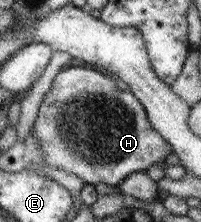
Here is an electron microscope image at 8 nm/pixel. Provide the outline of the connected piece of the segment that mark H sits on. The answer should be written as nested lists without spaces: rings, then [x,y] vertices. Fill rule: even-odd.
[[[73,66],[61,70],[54,78],[52,86],[43,98],[36,122],[30,134],[35,136],[46,153],[44,165],[64,169],[77,175],[87,183],[101,182],[118,187],[133,172],[144,172],[148,167],[162,164],[166,155],[172,152],[168,145],[153,128],[147,118],[143,105],[127,90],[115,91],[107,98],[107,73]]]

